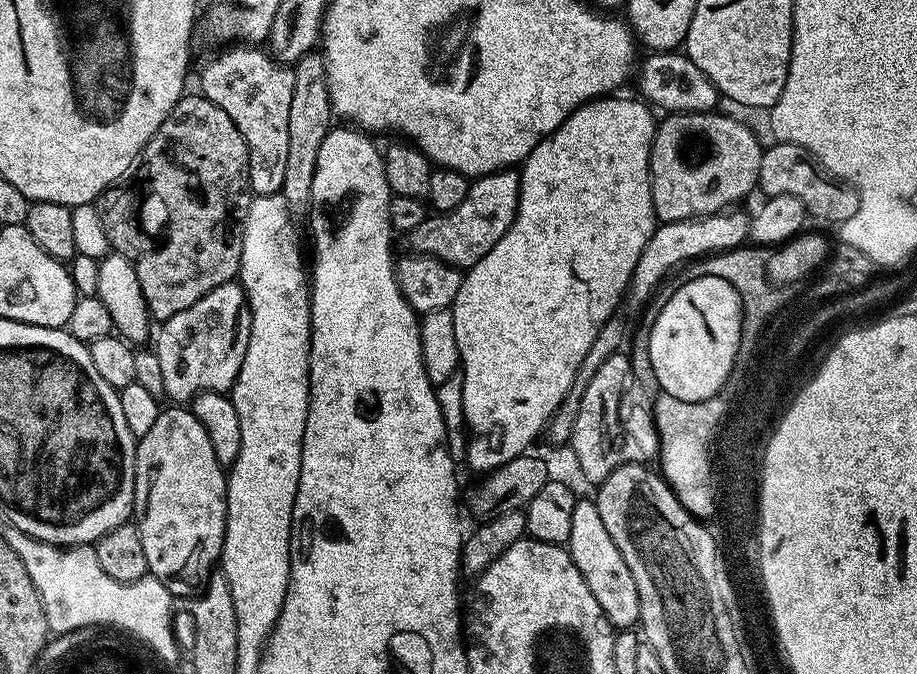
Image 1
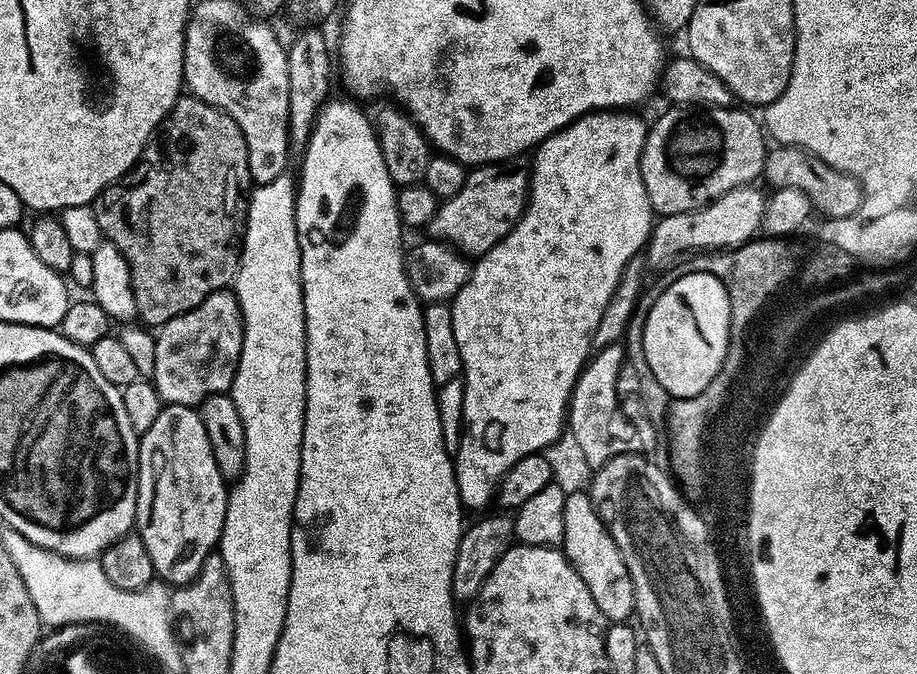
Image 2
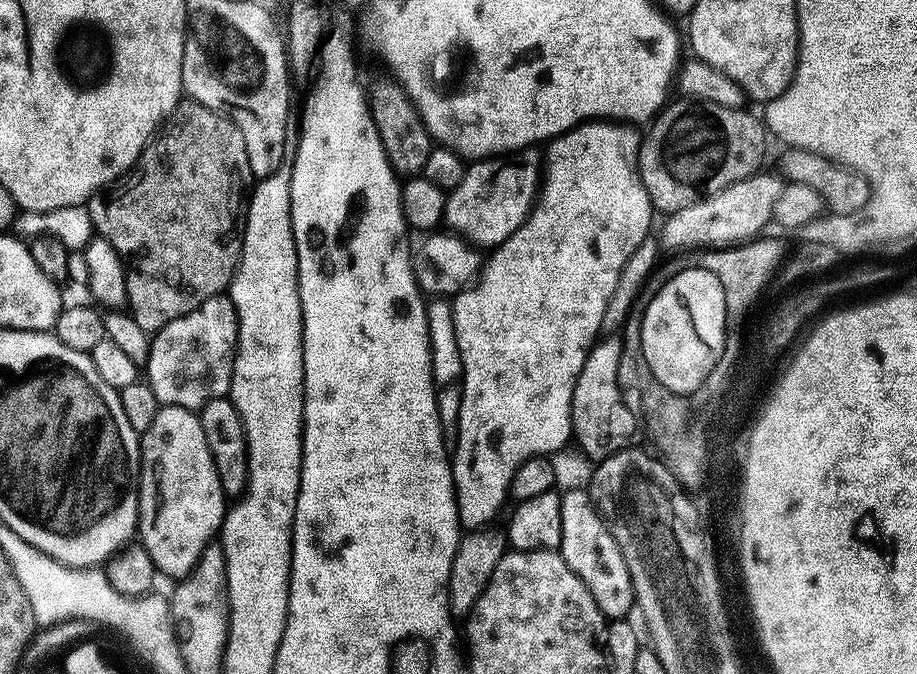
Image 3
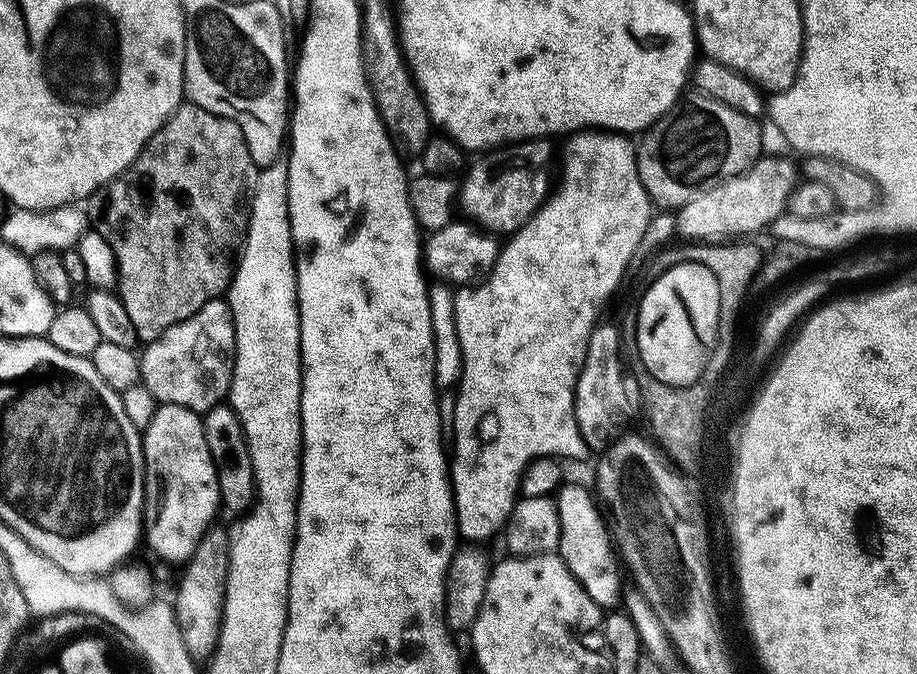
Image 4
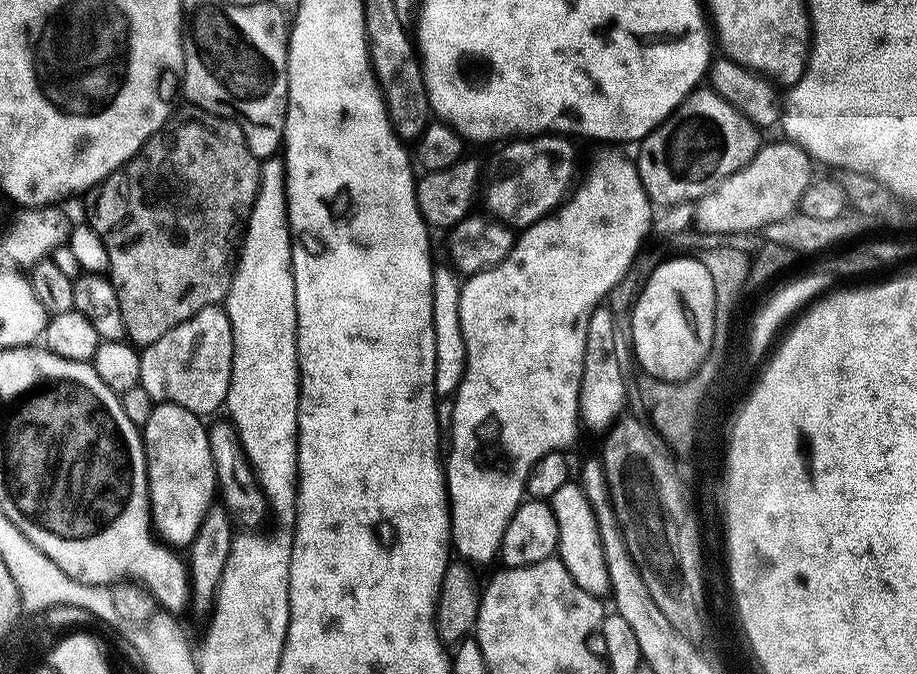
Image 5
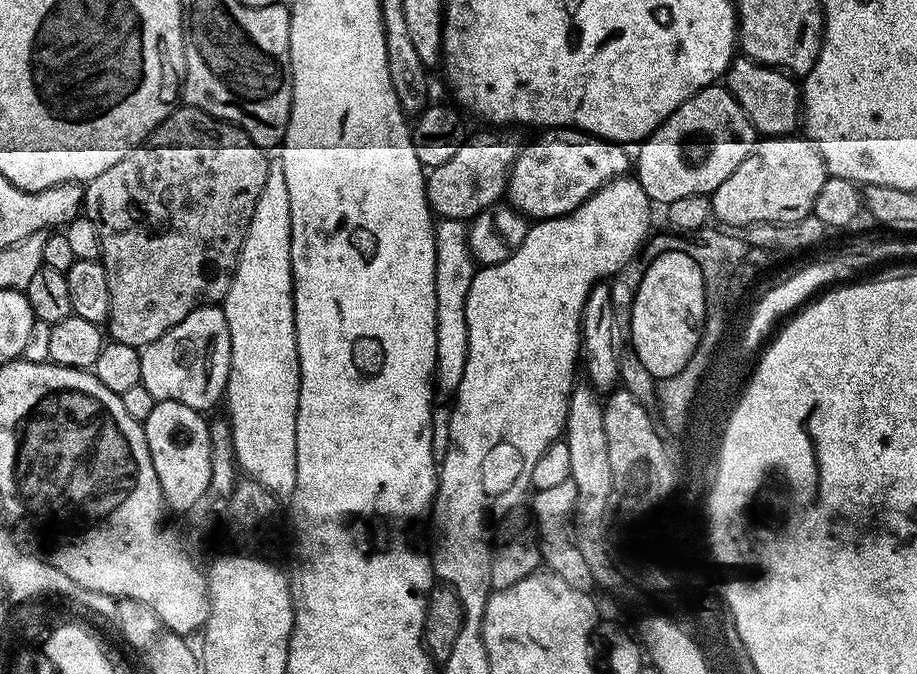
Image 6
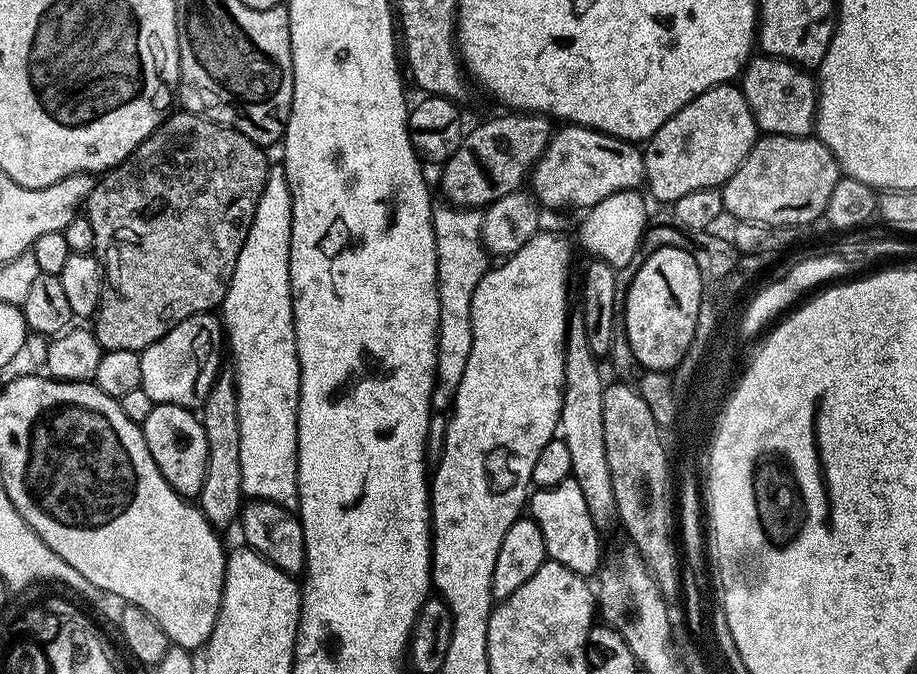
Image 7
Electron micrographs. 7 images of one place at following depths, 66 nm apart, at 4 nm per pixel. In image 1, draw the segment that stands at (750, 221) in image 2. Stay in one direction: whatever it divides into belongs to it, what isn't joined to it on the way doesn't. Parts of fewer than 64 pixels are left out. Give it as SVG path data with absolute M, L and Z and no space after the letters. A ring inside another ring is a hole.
M740 210L716 212L713 216L697 216L695 220L660 224L654 229L650 242L646 242L646 250L642 250L638 258L638 266L634 266L632 281L628 283L626 304L632 308L642 307L655 294L656 287L664 279L667 281L670 273L679 269L685 262L710 257L713 253L722 253L743 245L749 239L750 216L747 211L736 211Z

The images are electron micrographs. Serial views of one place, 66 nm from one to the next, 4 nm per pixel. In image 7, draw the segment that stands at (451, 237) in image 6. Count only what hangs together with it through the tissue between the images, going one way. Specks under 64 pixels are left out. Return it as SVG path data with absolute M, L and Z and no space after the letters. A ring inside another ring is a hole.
M440 206L432 209L432 225L436 239L436 289L440 303L440 325L436 339L436 385L432 387L432 407L444 410L451 405L458 382L466 371L470 346L474 342L470 306L478 282L490 267L490 253L482 242L482 215L475 208Z

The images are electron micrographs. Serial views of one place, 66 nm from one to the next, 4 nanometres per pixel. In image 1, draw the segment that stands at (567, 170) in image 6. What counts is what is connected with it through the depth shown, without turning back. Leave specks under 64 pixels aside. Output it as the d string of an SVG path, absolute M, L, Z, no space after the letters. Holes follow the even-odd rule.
M515 167L475 177L459 206L454 206L454 210L449 212L430 214L422 226L414 226L414 230L407 233L406 240L412 243L413 253L433 256L461 270L473 268L479 260L486 258L486 254L490 254L498 238L510 230L519 201L520 174Z

